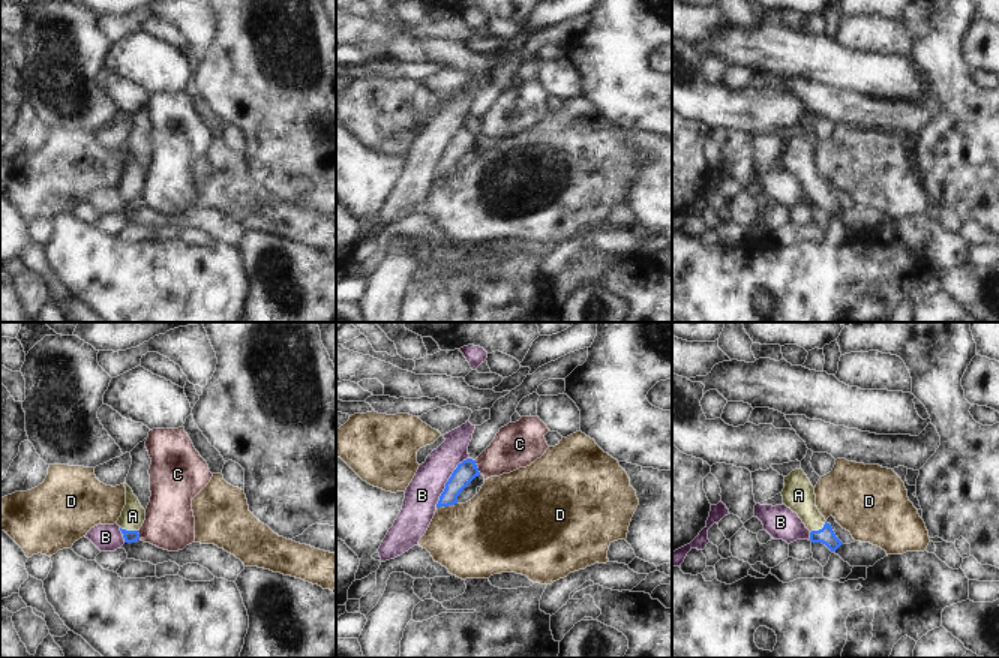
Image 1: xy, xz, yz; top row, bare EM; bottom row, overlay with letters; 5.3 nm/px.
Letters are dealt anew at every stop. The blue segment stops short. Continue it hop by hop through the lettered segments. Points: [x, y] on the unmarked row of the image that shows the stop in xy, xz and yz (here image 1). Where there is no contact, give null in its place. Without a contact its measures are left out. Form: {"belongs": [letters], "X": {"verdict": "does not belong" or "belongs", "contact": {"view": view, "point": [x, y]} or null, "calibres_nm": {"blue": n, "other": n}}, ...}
{"belongs": ["A"], "A": {"verdict": "belongs", "contact": {"view": "yz", "point": [819, 194]}, "calibres_nm": {"blue": 90, "other": 170}}, "B": {"verdict": "does not belong", "contact": {"view": "xz", "point": [447, 146]}, "calibres_nm": {"blue": 110, "other": 180}}, "C": {"verdict": "does not belong", "contact": {"view": "xz", "point": [477, 132]}, "calibres_nm": {"blue": 110, "other": 240}}, "D": {"verdict": "does not belong", "contact": {"view": "xz", "point": [446, 170]}, "calibres_nm": {"blue": 110, "other": 420}}}

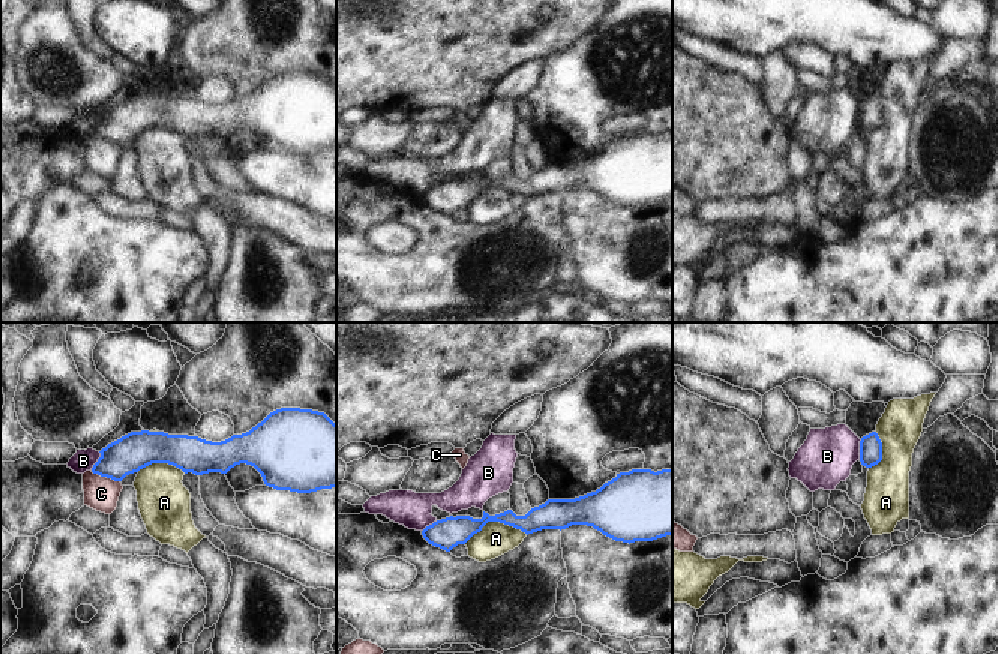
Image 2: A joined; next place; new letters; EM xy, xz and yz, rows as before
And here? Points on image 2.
{"belongs": [], "A": {"verdict": "does not belong", "contact": {"view": "xz", "point": [495, 185]}, "calibres_nm": {"blue": 160, "other": 180}}, "B": {"verdict": "does not belong", "contact": {"view": "yz", "point": [860, 114]}, "calibres_nm": {"blue": 130, "other": 280}}, "C": {"verdict": "does not belong", "contact": {"view": "xy", "point": [105, 140]}, "calibres_nm": {"blue": 200, "other": 190}}}

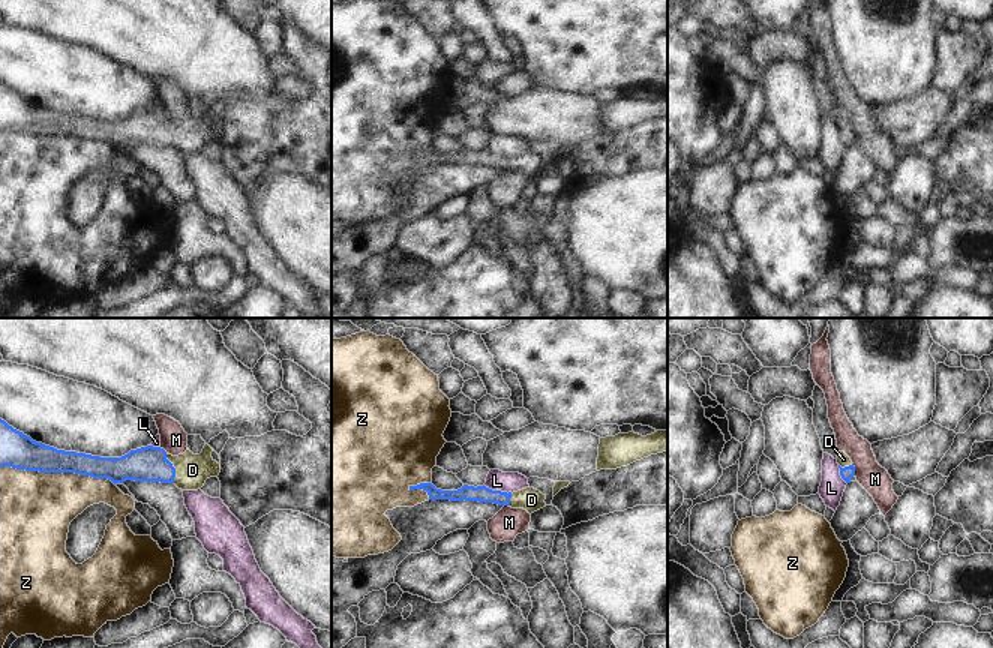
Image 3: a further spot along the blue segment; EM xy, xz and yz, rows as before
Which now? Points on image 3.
{"belongs": ["D"], "D": {"verdict": "belongs", "contact": {"view": "xy", "point": [174, 132]}, "calibres_nm": {"blue": 190, "other": 180}}, "L": {"verdict": "does not belong", "contact": {"view": "xz", "point": [498, 155]}, "calibres_nm": {"blue": 90, "other": 110}}, "M": {"verdict": "does not belong", "contact": {"view": "yz", "point": [854, 132]}, "calibres_nm": {"blue": 70, "other": 150}}, "Z": {"verdict": "does not belong", "contact": {"view": "xy", "point": [57, 135]}, "calibres_nm": {"blue": 190, "other": 400}}}

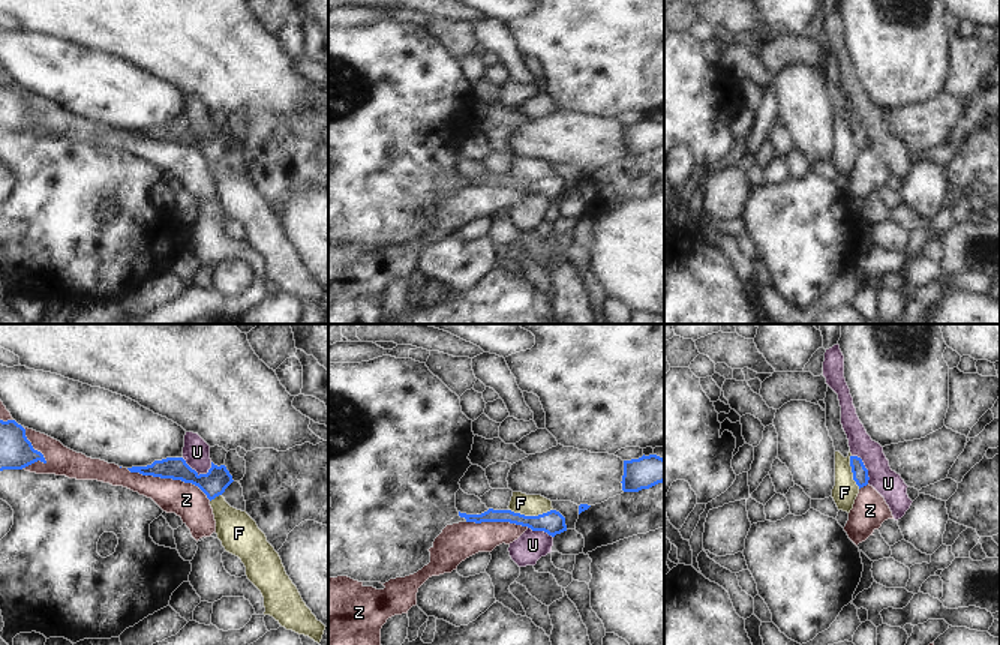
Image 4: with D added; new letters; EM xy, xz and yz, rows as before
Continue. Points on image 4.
{"belongs": [], "F": {"verdict": "does not belong", "contact": {"view": "xz", "point": [531, 180]}, "calibres_nm": {"blue": 130, "other": 110}}, "U": {"verdict": "does not belong", "contact": {"view": "xy", "point": [195, 135]}, "calibres_nm": {"blue": 140, "other": 140}}, "Z": {"verdict": "does not belong", "contact": {"view": "xy", "point": [168, 141]}, "calibres_nm": {"blue": 140, "other": 190}}}

